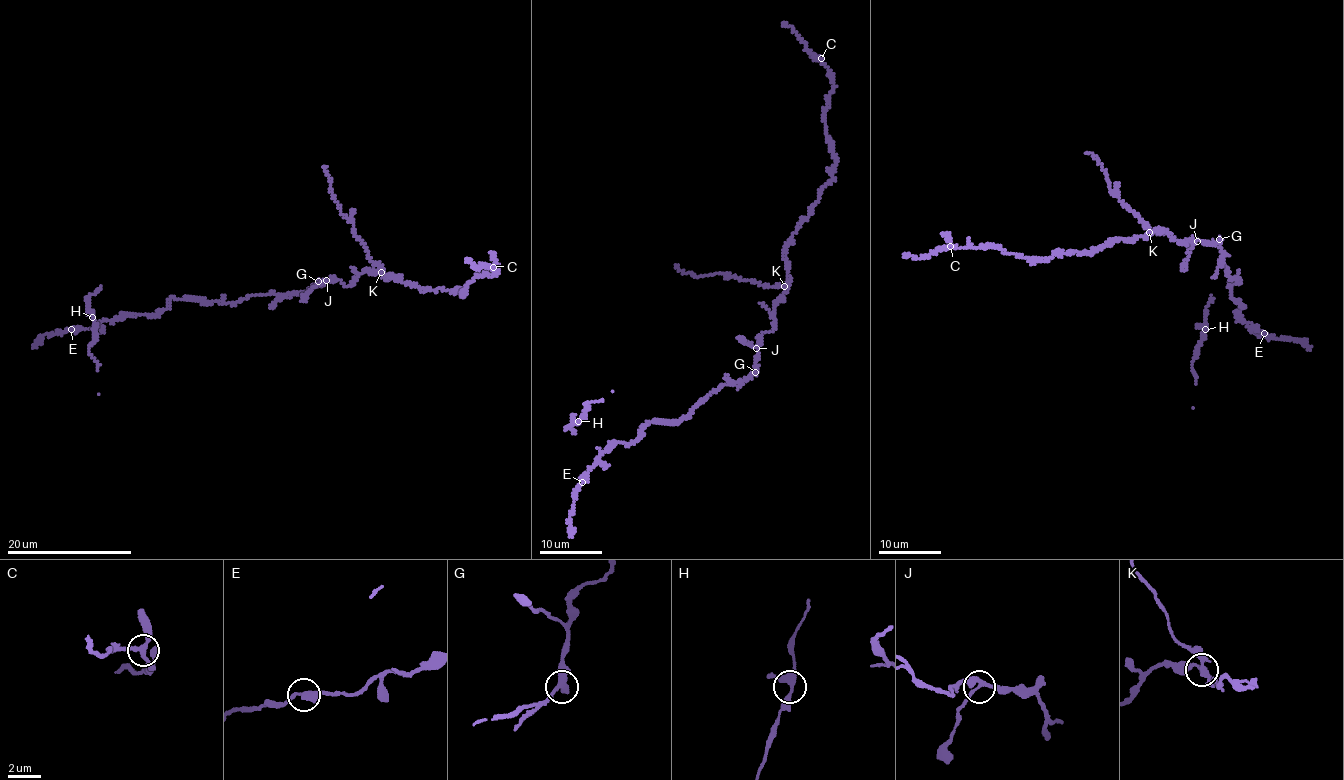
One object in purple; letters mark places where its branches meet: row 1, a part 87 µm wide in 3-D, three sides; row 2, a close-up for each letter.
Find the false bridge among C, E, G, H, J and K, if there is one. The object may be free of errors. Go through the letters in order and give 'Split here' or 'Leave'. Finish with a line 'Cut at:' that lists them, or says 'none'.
C: Leave
E: Leave
G: Leave
H: Leave
J: Leave
K: Split here
Cut at: K

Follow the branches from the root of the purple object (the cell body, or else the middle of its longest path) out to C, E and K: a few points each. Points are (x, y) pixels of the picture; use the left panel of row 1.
C: (337, 280), (349, 285), (373, 268), (421, 290), (460, 289), (463, 295), (477, 276), (497, 274), (493, 267)
E: (337, 280), (303, 294), (258, 294), (232, 303), (173, 299), (155, 316), (122, 314), (90, 329), (71, 329)
K: (337, 280), (347, 285), (366, 269), (380, 273)

